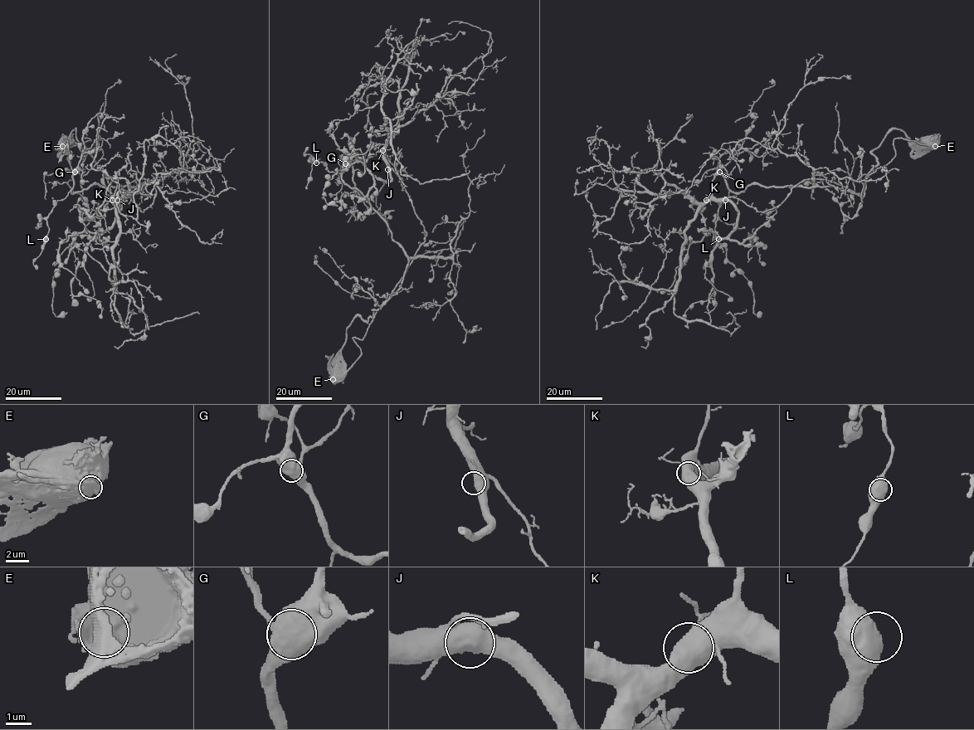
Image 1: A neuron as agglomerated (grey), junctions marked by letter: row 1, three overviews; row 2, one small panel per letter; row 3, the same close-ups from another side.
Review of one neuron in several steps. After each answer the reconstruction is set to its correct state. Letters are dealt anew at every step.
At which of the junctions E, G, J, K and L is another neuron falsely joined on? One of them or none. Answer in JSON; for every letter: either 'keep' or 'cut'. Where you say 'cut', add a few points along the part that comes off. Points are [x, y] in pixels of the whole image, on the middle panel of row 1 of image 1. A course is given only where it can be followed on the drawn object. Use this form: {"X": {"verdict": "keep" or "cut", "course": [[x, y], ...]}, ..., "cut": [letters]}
{"E": {"verdict": "cut", "course": [[333, 379], [408, 263], [342, 179], [348, 163], [353, 191], [389, 213]]}, "G": {"verdict": "keep"}, "J": {"verdict": "keep"}, "K": {"verdict": "keep"}, "L": {"verdict": "keep"}, "cut": ["E"]}

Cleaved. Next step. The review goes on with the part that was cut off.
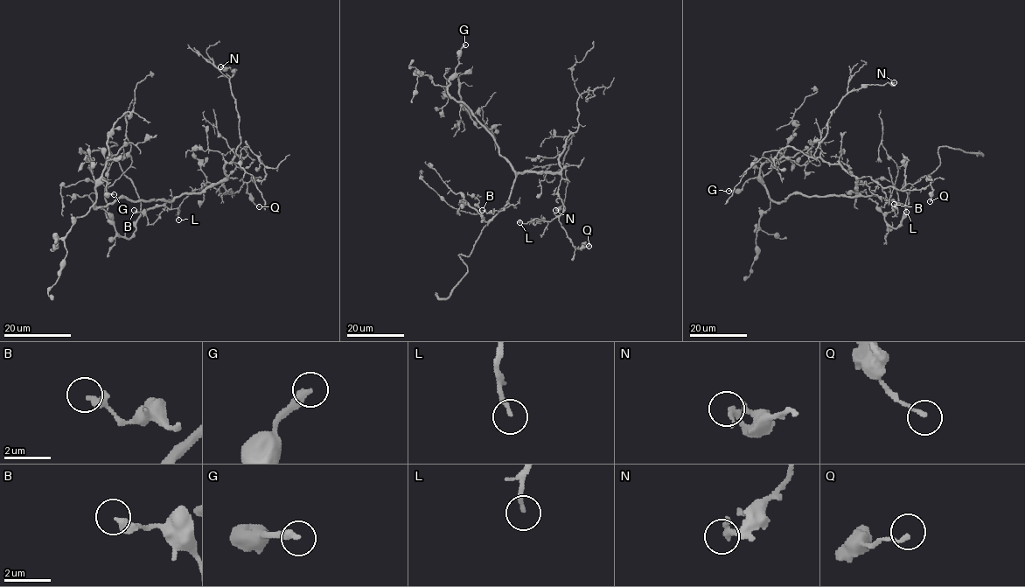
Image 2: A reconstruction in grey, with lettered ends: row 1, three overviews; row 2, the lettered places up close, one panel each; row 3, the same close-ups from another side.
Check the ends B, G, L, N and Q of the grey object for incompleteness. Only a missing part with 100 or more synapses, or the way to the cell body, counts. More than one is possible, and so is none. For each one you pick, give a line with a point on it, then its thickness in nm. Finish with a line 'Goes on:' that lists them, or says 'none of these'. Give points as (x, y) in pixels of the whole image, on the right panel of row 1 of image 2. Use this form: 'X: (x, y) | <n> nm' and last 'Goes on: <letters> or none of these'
Goes on: none of these

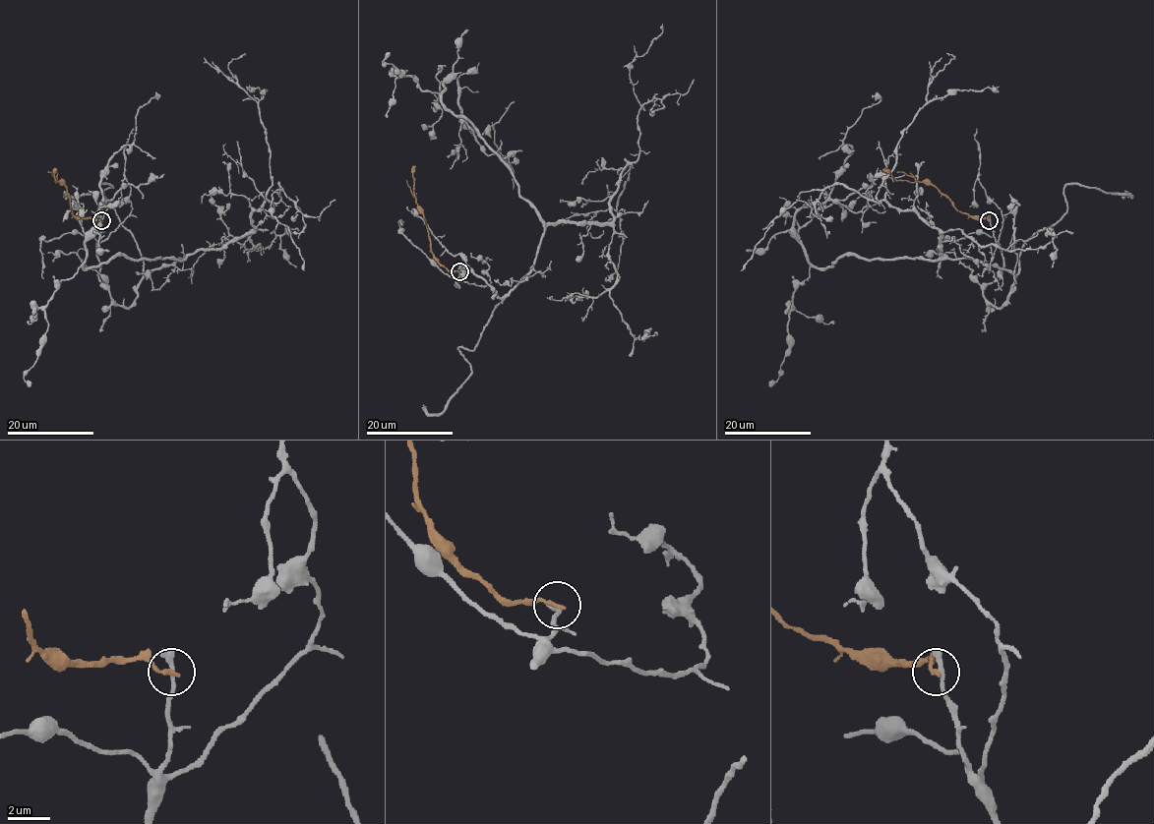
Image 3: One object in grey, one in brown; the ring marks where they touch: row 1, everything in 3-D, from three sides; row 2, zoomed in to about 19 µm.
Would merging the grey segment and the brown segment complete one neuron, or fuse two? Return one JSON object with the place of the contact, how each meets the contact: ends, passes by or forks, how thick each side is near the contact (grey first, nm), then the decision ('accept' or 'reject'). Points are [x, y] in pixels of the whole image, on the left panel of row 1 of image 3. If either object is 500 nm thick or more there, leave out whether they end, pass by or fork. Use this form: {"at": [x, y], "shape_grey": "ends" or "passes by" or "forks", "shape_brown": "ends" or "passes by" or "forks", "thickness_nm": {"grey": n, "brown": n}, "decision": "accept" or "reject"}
{"at": [101, 220], "shape_grey": "ends", "shape_brown": "ends", "thickness_nm": {"grey": 320, "brown": 190}, "decision": "reject"}

